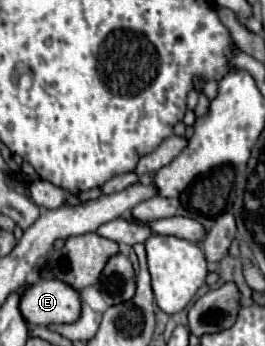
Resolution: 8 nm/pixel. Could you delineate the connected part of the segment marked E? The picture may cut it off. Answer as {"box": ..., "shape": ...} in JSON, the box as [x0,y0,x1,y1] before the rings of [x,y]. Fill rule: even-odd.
{"box":[21,277,81,325],"shape":[[[37,277],[21,299],[21,313],[29,323],[61,325],[81,315],[79,291],[53,277]]]}

